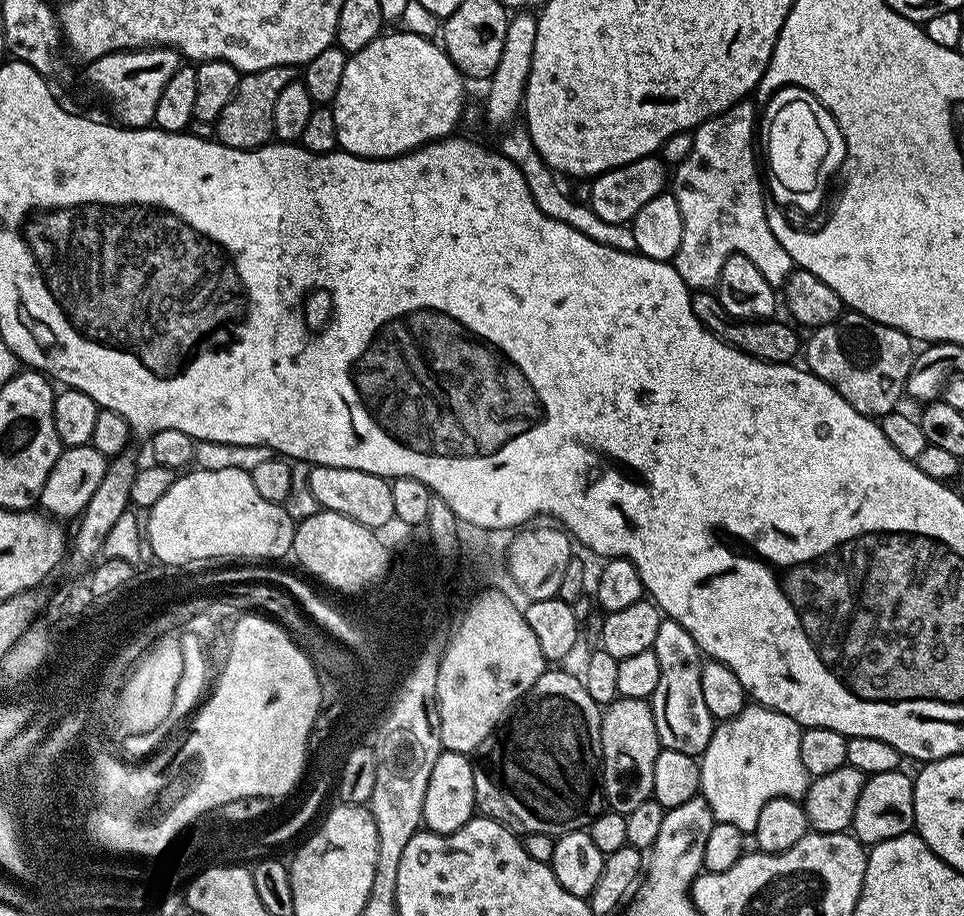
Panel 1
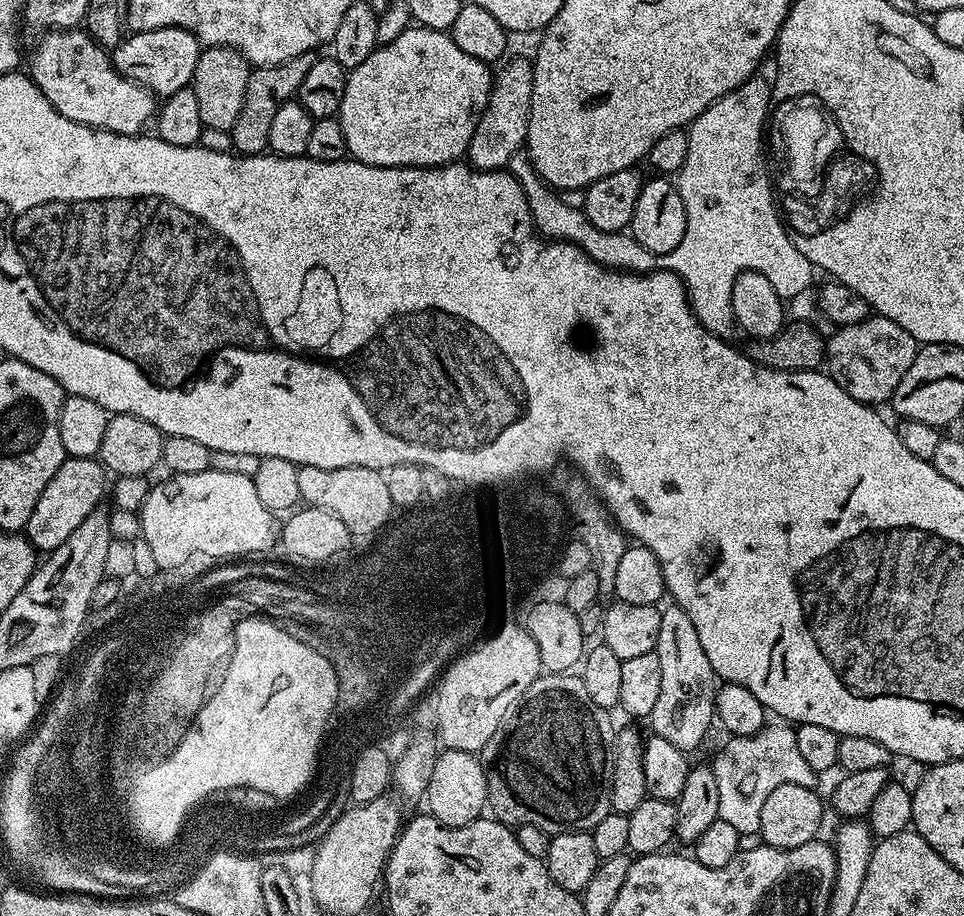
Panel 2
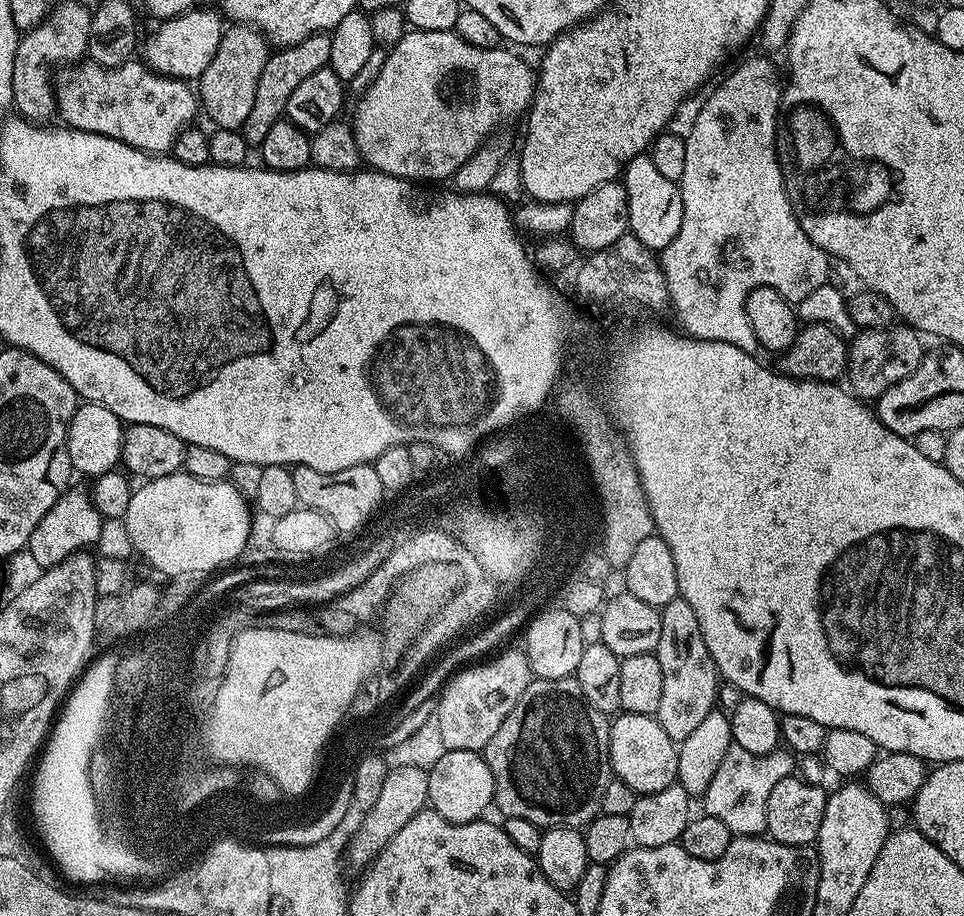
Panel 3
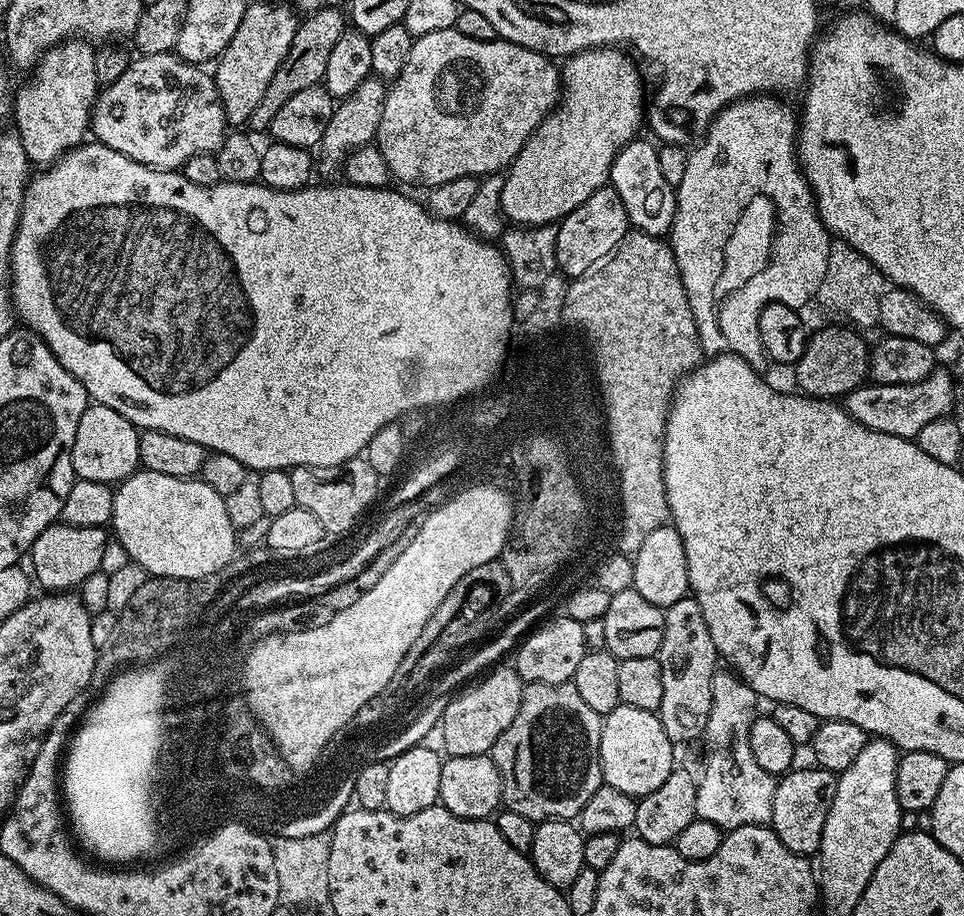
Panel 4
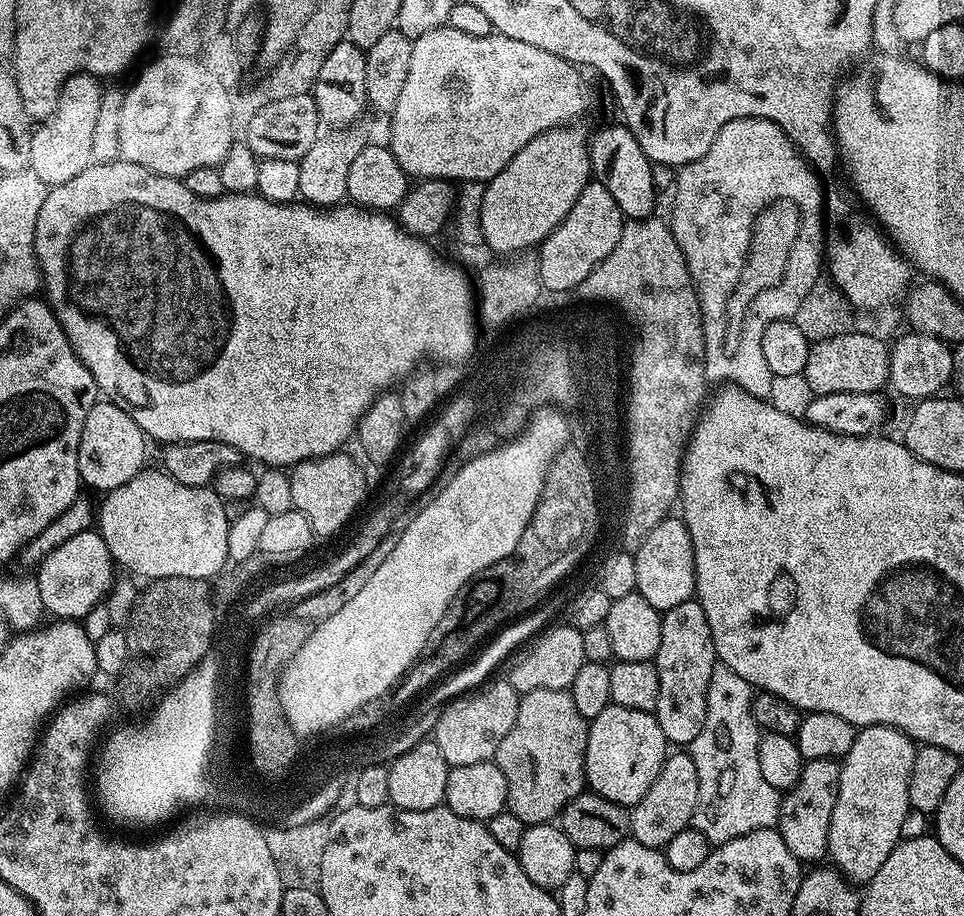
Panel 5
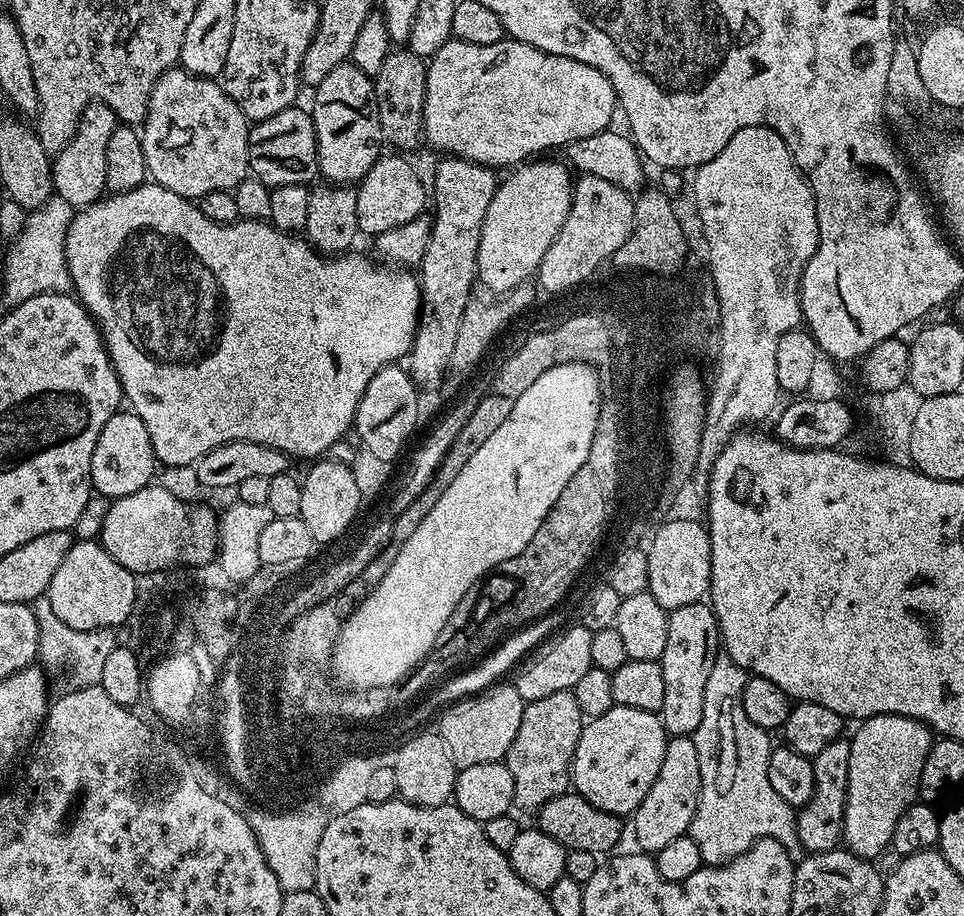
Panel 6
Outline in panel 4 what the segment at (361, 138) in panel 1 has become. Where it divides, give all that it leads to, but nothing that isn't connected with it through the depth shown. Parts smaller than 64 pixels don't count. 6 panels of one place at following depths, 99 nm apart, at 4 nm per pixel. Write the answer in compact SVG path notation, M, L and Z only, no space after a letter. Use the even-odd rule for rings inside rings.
M455 26L446 30L434 30L434 34L417 36L412 41L410 58L406 58L406 66L396 75L396 79L391 81L390 87L385 94L384 105L382 106L381 121L378 122L378 128L374 143L376 148L386 158L386 166L390 166L393 177L404 184L417 184L423 190L431 190L446 182L454 182L454 178L466 178L475 176L477 178L488 177L492 173L503 173L508 165L516 159L516 156L522 150L522 146L532 137L537 126L545 120L548 113L556 107L562 96L562 76L549 57L541 52L530 50L526 46L511 44L509 40L487 40L478 42L474 38L466 38Z

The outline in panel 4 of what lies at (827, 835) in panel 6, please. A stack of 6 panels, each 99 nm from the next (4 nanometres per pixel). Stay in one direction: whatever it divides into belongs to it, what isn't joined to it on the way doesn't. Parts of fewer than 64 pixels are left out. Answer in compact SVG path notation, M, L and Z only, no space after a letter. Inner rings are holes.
M819 766L793 767L776 781L770 827L776 836L794 854L812 858L820 851L822 826L826 826L826 814L830 814L830 802L834 802L837 773Z

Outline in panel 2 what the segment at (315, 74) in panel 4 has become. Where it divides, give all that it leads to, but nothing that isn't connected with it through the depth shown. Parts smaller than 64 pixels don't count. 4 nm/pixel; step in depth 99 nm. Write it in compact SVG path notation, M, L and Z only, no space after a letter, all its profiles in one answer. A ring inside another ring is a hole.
M307 52L281 64L252 68L250 82L246 82L246 98L242 98L242 110L238 114L238 122L234 122L231 130L232 148L239 155L258 156L267 149L270 126L274 122L274 114L278 111L278 106L282 106L299 93L302 78L306 78L306 73L310 70L310 66L314 66L317 58L316 52Z

